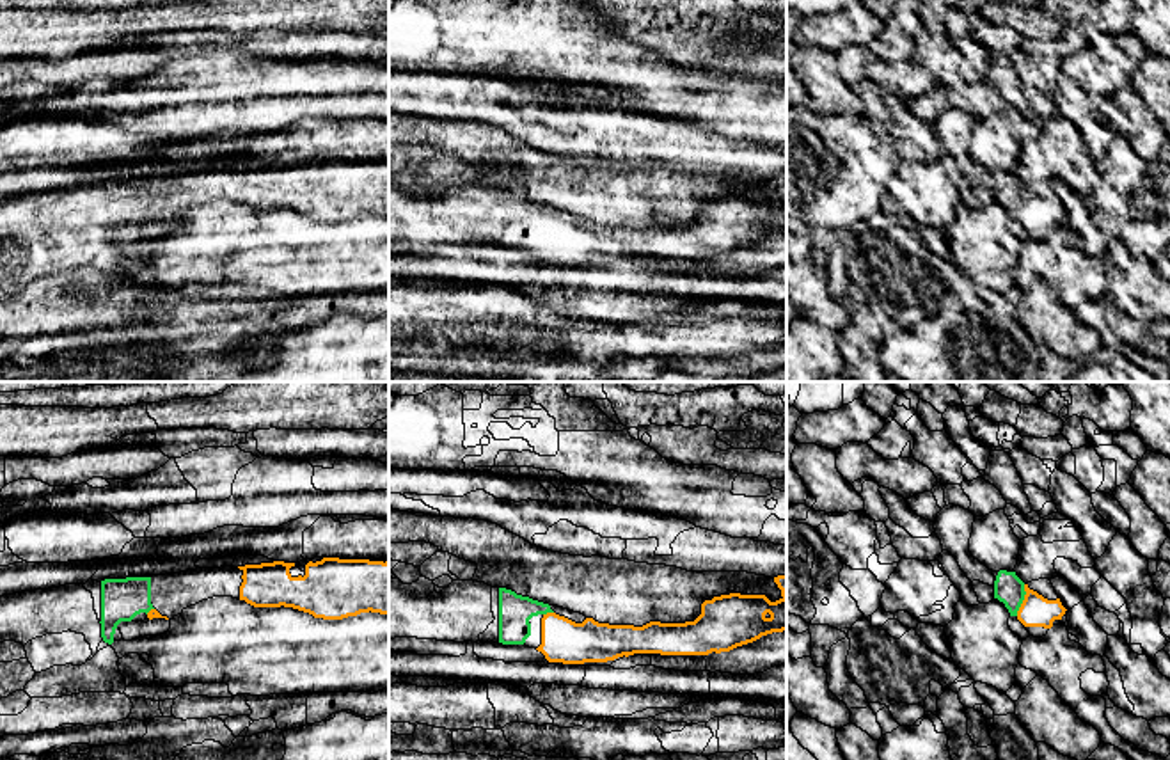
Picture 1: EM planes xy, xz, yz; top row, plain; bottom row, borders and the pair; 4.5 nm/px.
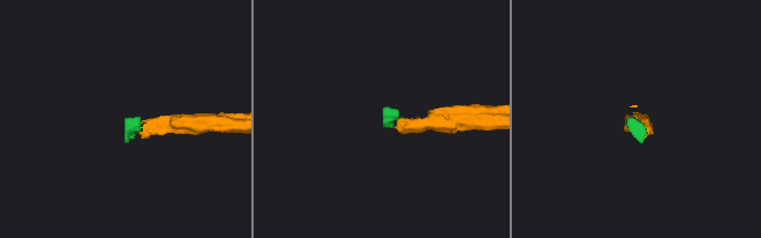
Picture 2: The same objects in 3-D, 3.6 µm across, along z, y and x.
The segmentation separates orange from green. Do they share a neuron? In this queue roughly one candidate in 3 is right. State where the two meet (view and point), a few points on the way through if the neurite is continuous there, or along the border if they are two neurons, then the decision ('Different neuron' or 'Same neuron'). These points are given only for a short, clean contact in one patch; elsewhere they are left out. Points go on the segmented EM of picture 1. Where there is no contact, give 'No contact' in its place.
Touches orange at yz (1023, 601). Path across: yz (1035, 611), (1023, 601), (1009, 588). Same neuron

